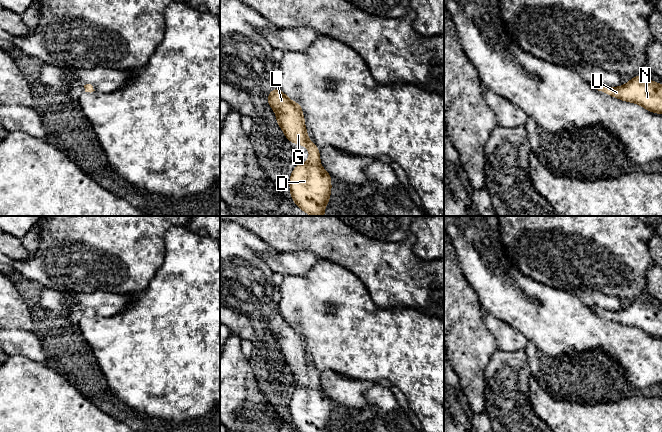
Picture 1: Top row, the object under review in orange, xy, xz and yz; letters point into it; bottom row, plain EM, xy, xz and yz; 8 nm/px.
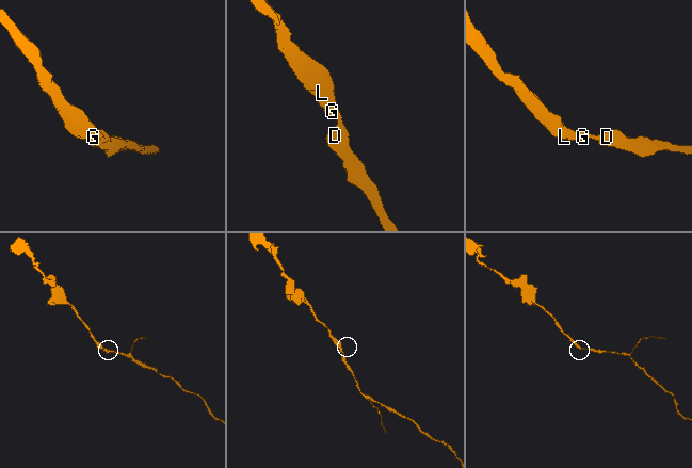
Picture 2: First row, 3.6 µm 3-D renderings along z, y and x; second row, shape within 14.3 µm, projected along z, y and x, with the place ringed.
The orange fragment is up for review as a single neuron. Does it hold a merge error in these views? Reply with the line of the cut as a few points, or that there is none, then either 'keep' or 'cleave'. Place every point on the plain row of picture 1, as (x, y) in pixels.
no cut; keep

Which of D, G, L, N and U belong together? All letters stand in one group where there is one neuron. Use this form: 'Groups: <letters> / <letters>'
Groups: D G L N U

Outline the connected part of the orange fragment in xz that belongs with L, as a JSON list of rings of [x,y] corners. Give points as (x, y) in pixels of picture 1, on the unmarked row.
[[[279,311],[269,316],[267,324],[286,362],[310,375],[307,386],[292,395],[291,422],[299,432],[325,432],[332,413],[331,399],[321,390],[318,371],[308,363],[300,327],[289,323]]]

